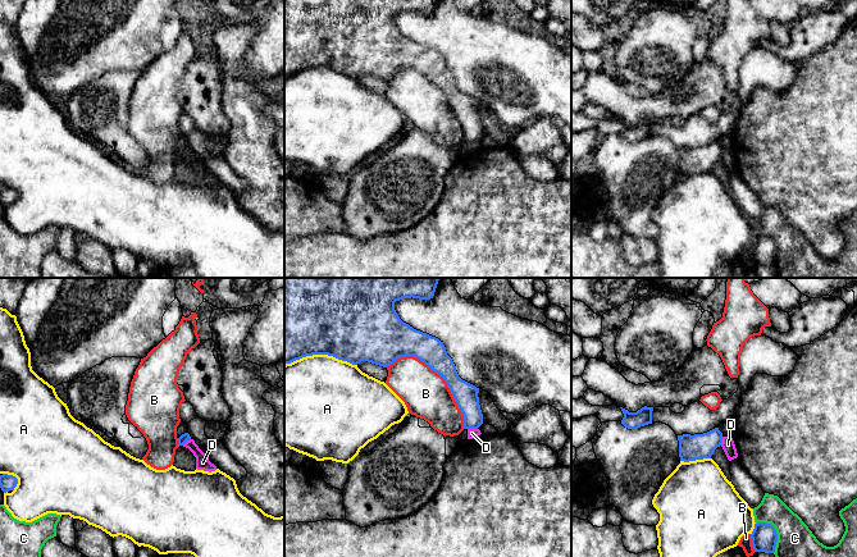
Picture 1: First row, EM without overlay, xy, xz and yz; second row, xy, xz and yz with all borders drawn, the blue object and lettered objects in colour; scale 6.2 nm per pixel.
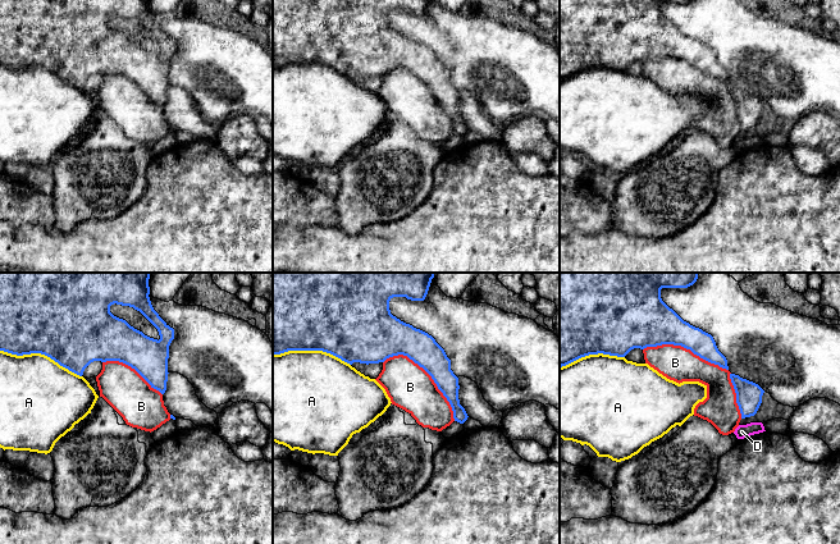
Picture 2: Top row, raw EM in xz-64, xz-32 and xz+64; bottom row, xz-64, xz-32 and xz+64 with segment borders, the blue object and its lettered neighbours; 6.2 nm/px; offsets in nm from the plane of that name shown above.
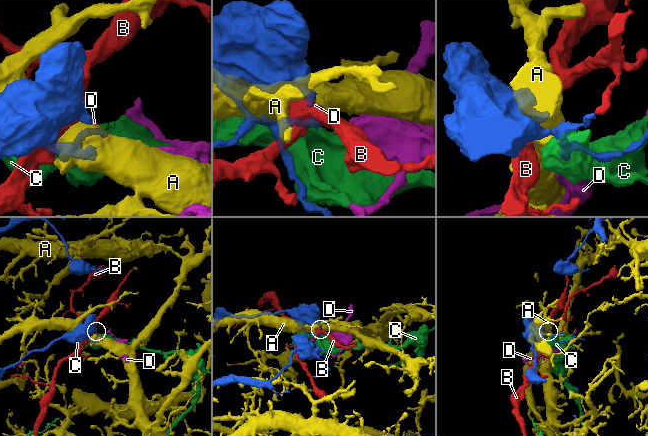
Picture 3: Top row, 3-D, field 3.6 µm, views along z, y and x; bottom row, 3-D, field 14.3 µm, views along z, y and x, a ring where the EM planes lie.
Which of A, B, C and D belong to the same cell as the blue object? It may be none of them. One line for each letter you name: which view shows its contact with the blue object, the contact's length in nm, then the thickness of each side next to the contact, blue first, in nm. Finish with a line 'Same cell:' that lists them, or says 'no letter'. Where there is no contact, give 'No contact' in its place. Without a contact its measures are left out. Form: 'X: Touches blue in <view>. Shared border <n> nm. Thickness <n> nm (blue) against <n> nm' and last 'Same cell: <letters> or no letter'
Same cell: no letter

